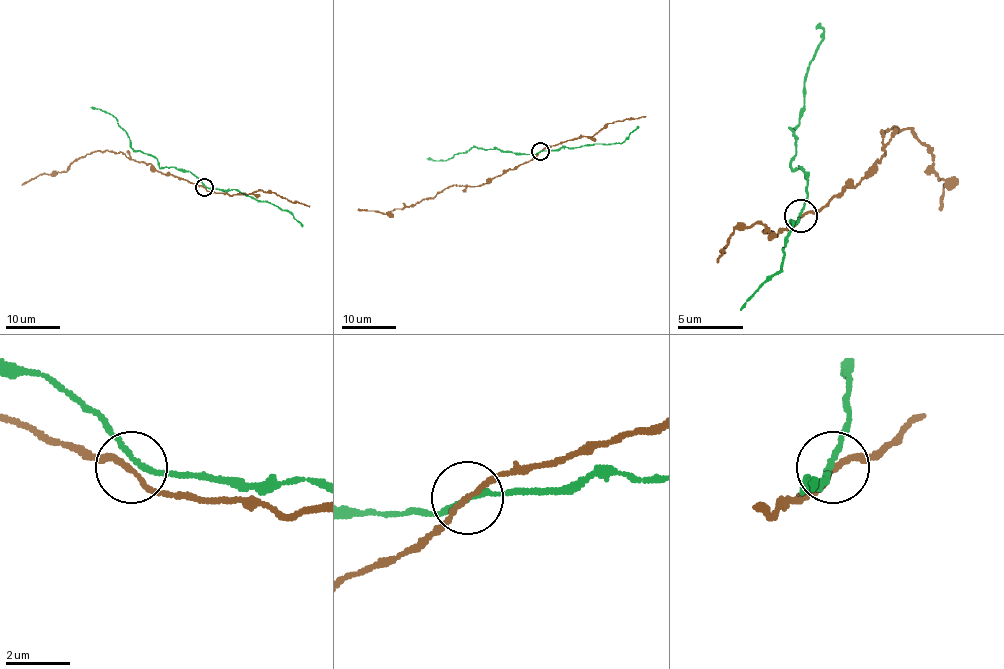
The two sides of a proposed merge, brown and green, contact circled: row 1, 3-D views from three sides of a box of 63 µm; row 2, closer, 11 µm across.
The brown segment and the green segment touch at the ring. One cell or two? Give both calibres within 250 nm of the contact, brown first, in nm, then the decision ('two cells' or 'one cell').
150 nm thick on the brown side, 140 nm on the other; one cell

